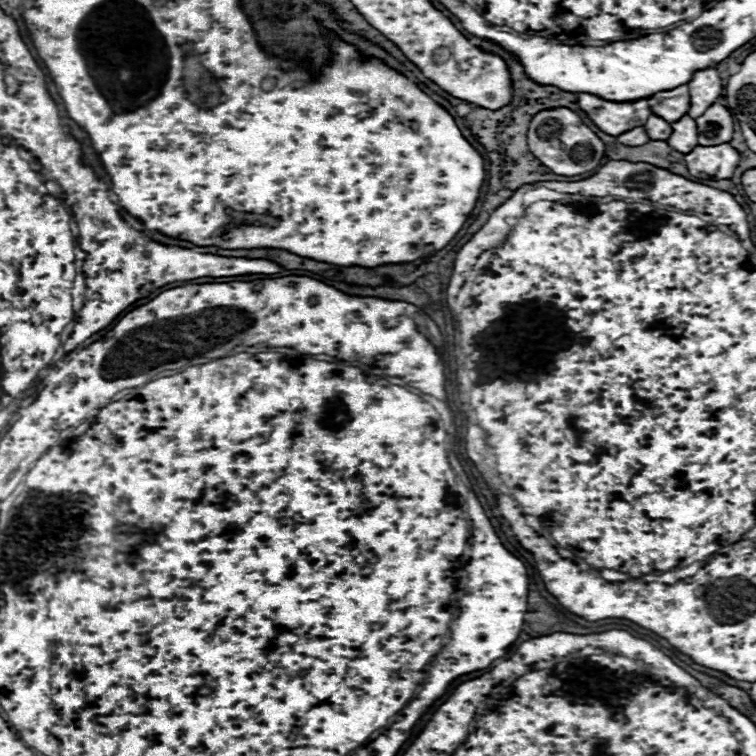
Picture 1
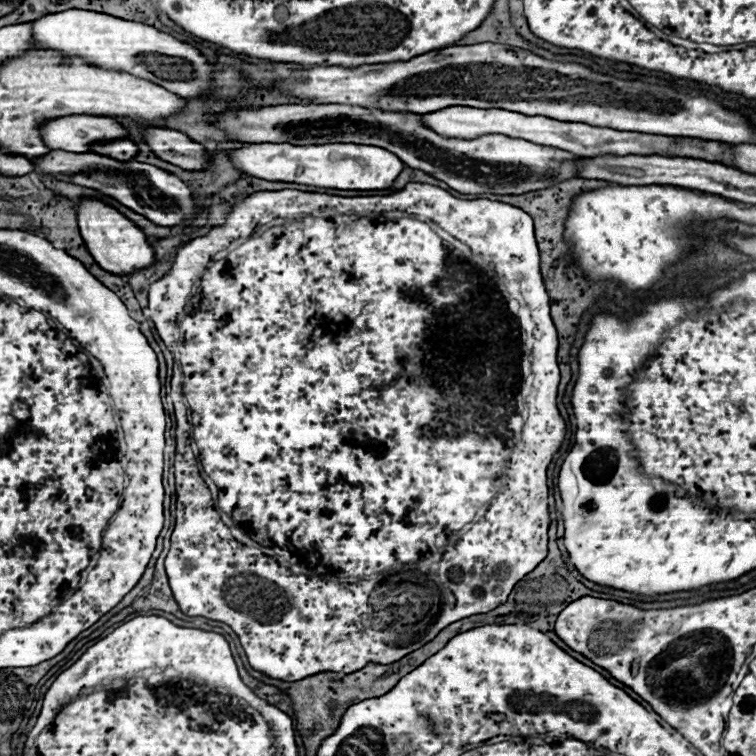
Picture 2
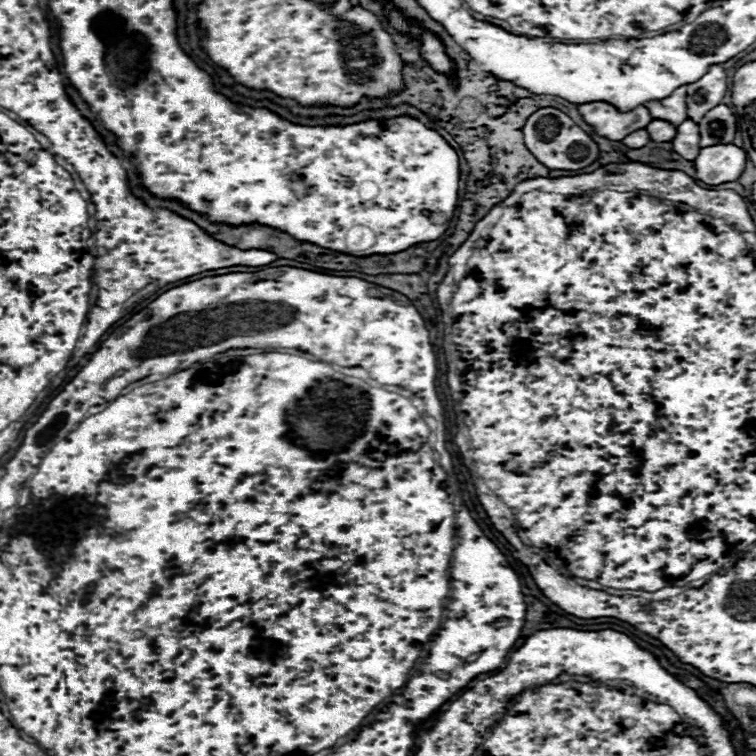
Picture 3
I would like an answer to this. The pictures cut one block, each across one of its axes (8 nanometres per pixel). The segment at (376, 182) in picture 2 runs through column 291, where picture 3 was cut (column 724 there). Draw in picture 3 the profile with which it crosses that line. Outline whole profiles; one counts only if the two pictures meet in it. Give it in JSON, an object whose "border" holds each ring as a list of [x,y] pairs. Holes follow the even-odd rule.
{"border":[[[718,144],[700,148],[694,166],[696,178],[704,184],[734,182],[744,172],[746,152],[734,144]]]}

